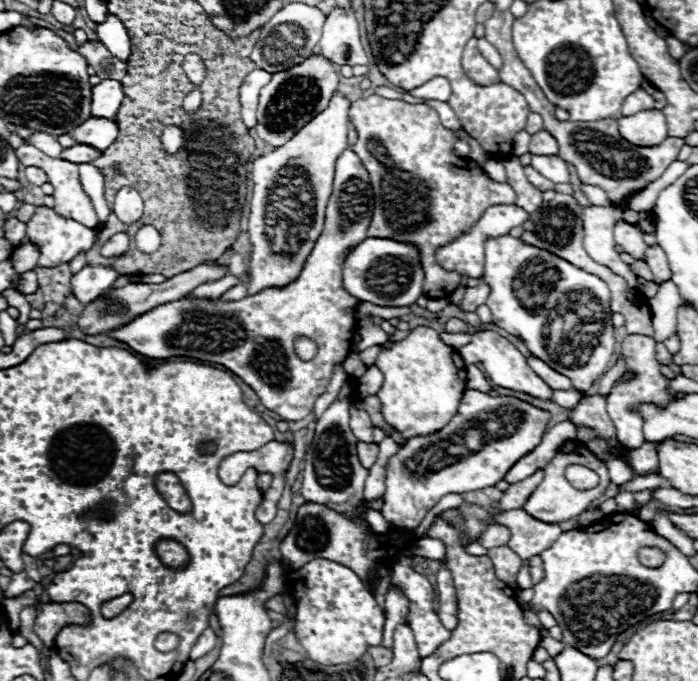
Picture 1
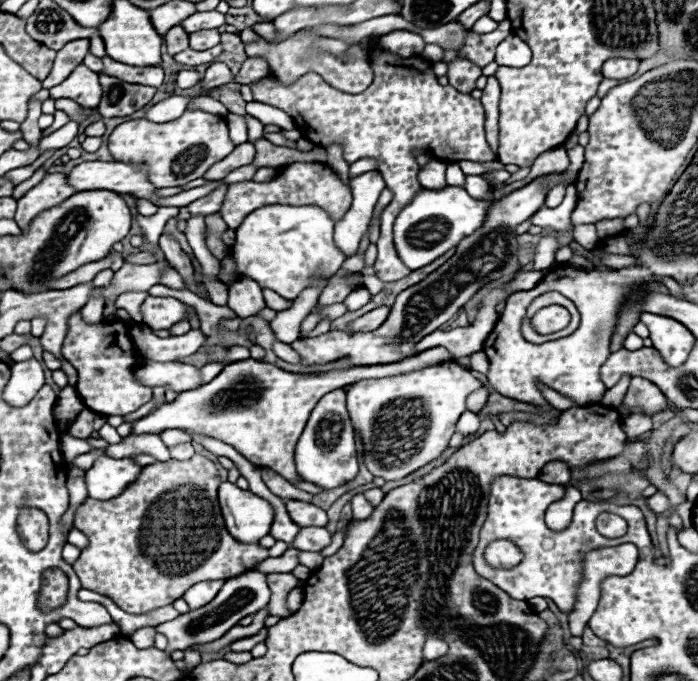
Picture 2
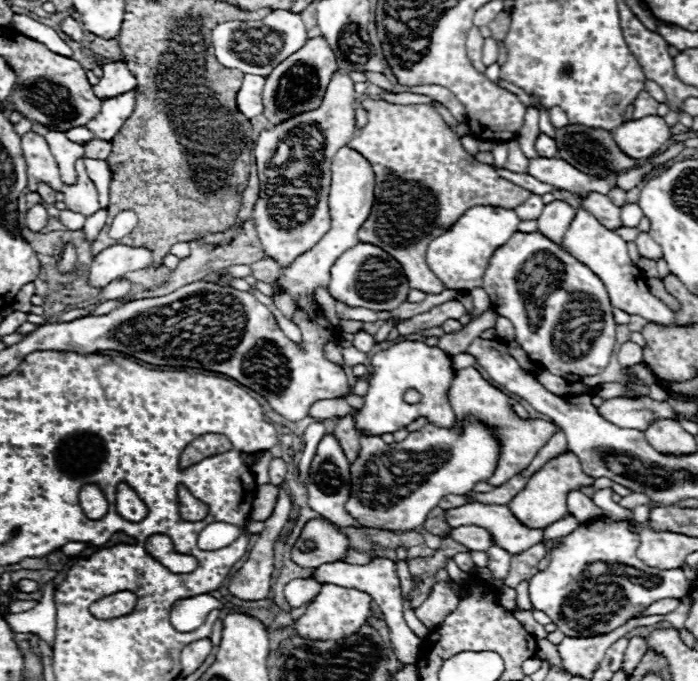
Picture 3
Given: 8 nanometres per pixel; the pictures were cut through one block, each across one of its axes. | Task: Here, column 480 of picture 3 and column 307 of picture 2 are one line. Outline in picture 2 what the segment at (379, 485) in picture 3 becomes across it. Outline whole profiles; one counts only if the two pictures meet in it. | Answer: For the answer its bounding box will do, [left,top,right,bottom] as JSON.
[296,390,358,490]

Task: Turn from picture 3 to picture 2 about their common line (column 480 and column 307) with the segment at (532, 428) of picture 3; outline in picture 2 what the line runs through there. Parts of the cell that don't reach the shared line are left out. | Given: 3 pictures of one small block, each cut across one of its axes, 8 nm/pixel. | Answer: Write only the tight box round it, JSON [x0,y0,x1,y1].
[132,346,452,484]

